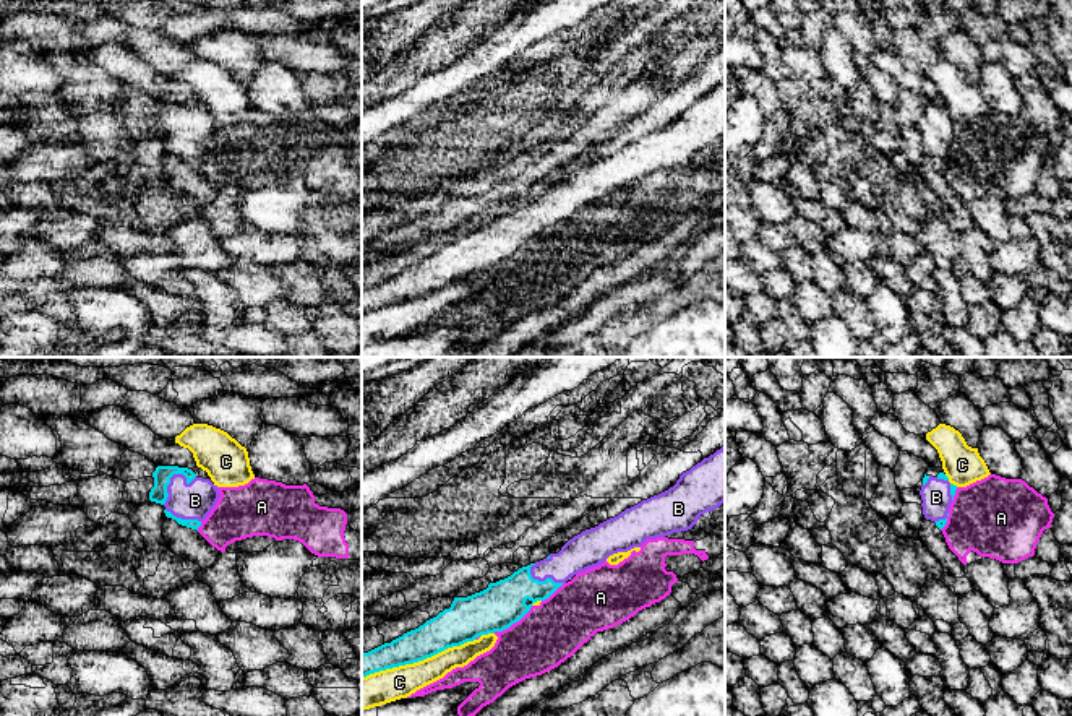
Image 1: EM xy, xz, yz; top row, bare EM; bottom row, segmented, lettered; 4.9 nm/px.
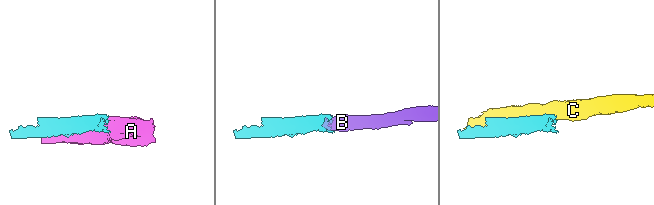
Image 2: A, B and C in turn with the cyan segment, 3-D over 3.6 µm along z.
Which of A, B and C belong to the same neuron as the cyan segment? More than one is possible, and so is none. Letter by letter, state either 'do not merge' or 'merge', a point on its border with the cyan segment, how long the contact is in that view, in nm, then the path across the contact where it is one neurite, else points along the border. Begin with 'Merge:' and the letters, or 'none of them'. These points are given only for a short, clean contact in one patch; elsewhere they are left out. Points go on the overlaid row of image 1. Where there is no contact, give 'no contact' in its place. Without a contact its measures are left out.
Merge: B
A: do not merge; meets cyan in xz at (513, 622); contact 240 nm long
B: merge; meets cyan in xy at (171, 476); contact 220 nm long; runs through xy (162, 474), (171, 476), (195, 500)
C: do not merge; meets cyan in xz at (417, 661); contact 600 nm long

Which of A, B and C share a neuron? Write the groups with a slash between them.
A / B / C

